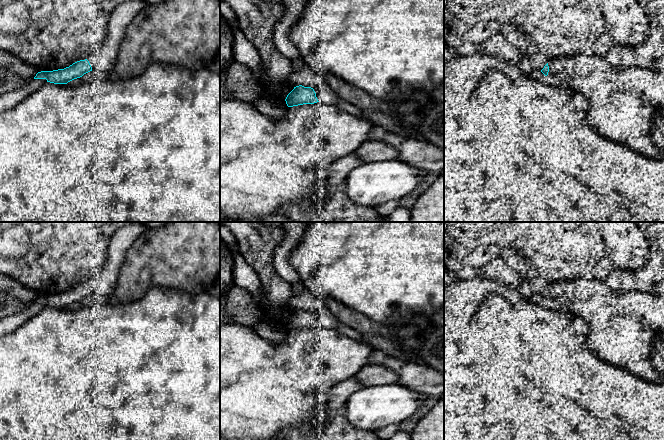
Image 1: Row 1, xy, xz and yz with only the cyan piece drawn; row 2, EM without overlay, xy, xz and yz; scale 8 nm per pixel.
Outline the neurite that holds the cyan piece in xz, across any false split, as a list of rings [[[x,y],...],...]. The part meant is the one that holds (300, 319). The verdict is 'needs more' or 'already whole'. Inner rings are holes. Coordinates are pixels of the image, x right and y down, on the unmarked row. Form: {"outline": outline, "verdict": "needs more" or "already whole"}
{"outline": [[[323,305],[314,313],[302,309],[294,311],[294,313],[287,319],[285,325],[288,331],[314,328],[317,326],[326,329],[336,329],[339,322],[338,318],[325,305]]], "verdict": "needs more"}

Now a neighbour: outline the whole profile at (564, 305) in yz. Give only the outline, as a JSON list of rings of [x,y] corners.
[[[599,278],[570,279],[554,282],[548,284],[548,290],[549,290],[549,296],[548,299],[546,300],[546,304],[550,309],[558,312],[568,311],[570,313],[577,314],[578,316],[584,318],[588,322],[590,330],[588,338],[586,340],[587,346],[597,357],[615,366],[626,369],[643,379],[646,379],[651,382],[664,384],[664,299],[653,293],[642,292],[636,287],[628,290],[613,290],[604,282],[603,279]]]

